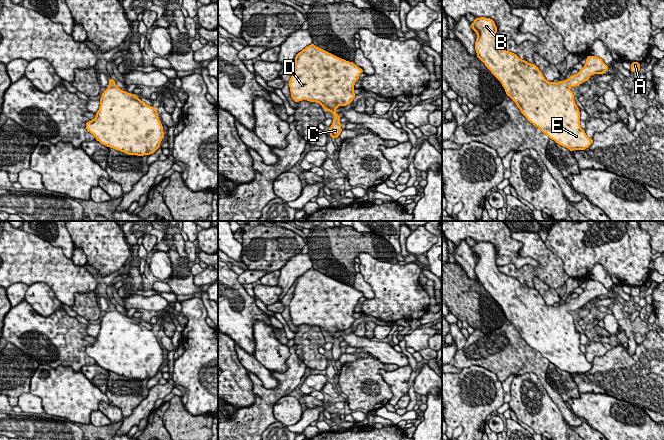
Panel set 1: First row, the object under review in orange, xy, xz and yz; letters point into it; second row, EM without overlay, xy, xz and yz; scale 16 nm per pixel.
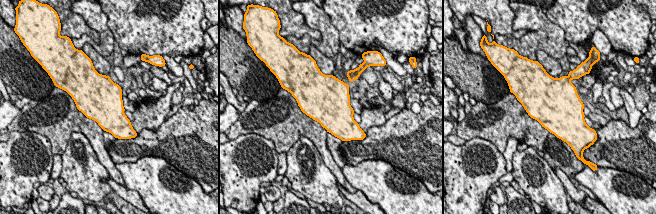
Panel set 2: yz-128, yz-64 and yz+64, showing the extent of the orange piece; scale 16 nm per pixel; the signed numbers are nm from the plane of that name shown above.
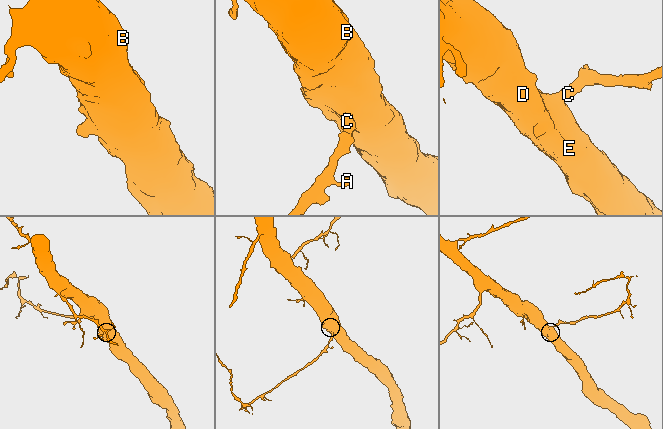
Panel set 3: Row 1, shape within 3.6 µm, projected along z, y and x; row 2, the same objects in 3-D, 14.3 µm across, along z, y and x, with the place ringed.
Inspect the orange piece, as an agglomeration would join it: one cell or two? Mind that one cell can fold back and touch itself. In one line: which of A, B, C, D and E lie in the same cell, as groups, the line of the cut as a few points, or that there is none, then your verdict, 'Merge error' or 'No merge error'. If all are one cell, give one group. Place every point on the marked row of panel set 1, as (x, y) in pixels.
Groups: A B C D E. No split. No merge error

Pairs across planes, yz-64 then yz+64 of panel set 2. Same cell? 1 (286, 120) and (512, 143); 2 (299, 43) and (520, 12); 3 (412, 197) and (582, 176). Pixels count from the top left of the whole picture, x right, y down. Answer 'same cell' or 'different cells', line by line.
1: different cells
2: same cell
3: same cell

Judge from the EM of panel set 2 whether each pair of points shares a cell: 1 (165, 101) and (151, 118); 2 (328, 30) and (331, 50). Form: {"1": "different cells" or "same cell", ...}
{"1": "same cell", "2": "same cell"}

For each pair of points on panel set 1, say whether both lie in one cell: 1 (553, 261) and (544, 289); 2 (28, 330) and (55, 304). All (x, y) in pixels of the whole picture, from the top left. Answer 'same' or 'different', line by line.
1: different
2: different

